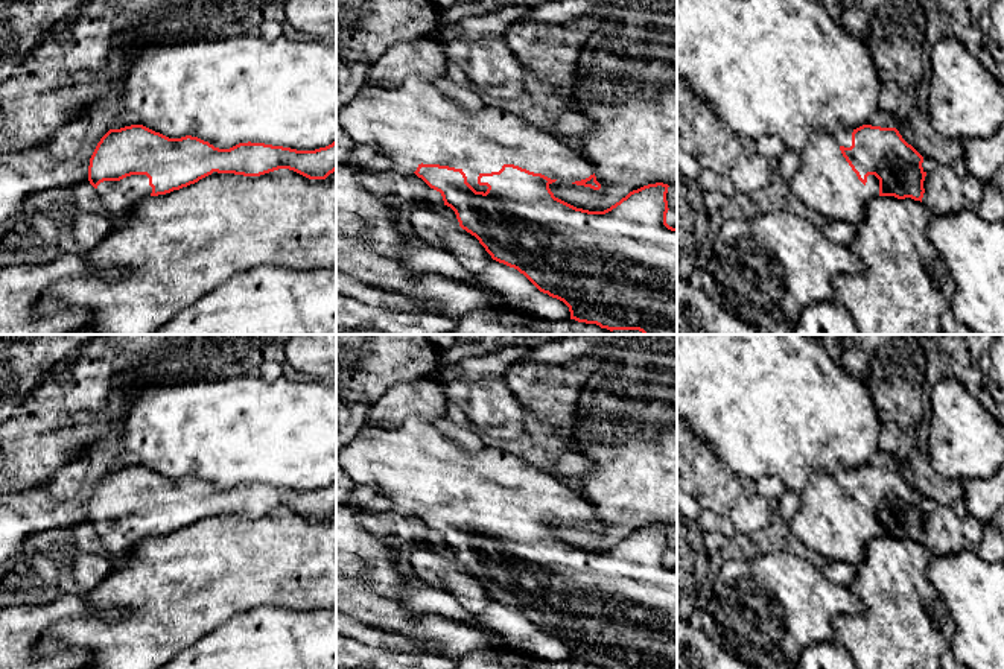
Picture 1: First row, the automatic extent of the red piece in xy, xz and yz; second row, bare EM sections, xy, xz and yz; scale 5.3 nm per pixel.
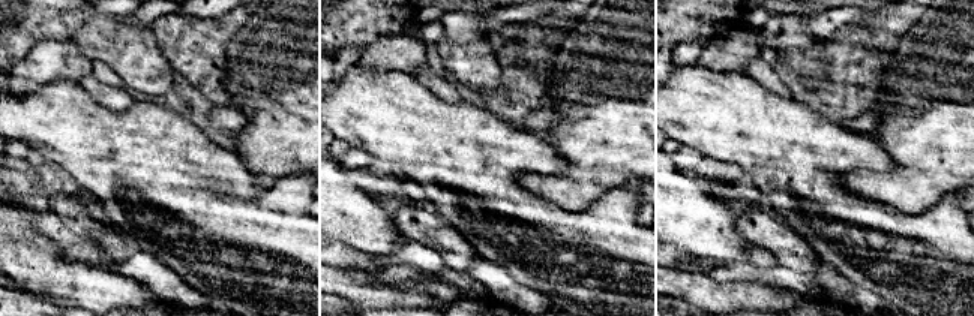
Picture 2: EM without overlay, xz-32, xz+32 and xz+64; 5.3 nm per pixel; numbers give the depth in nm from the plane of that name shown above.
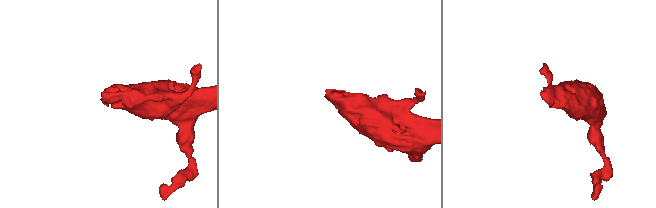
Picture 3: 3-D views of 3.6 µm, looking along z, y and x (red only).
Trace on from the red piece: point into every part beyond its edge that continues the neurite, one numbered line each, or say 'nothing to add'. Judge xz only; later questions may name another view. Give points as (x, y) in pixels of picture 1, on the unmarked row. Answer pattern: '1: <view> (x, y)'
1: xz (411, 462)

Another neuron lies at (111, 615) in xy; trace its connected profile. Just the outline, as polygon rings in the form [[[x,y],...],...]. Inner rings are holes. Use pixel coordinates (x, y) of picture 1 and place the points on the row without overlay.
[[[62,593],[49,604],[14,604],[0,608],[0,669],[85,667],[93,658],[87,649],[59,646],[47,655],[40,652],[41,639],[55,623],[82,616],[116,622],[125,611],[119,608],[100,611],[71,593]]]

